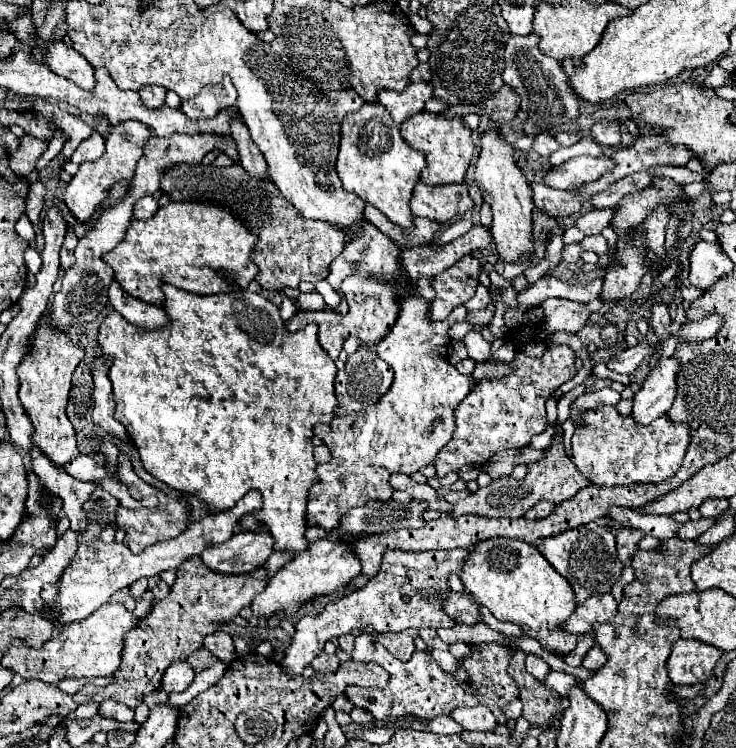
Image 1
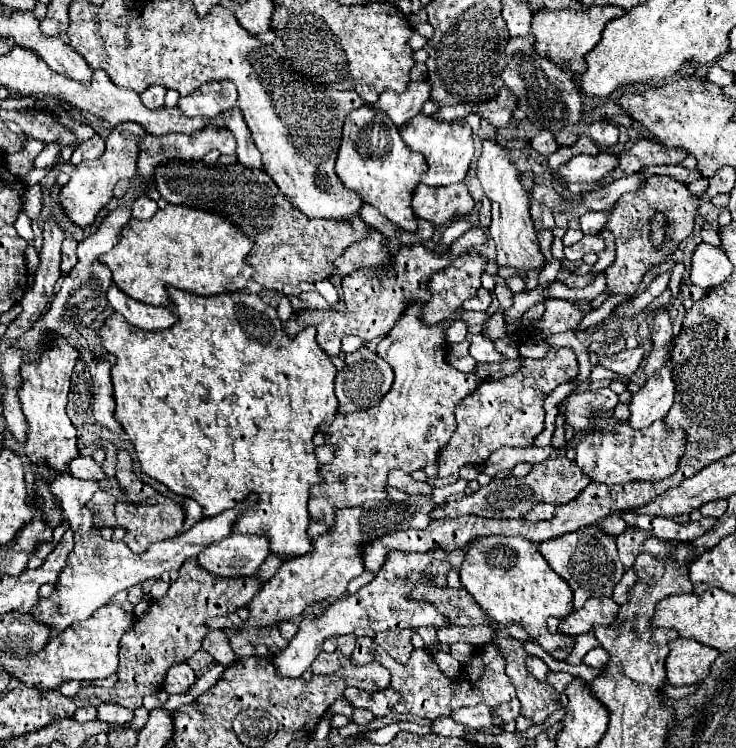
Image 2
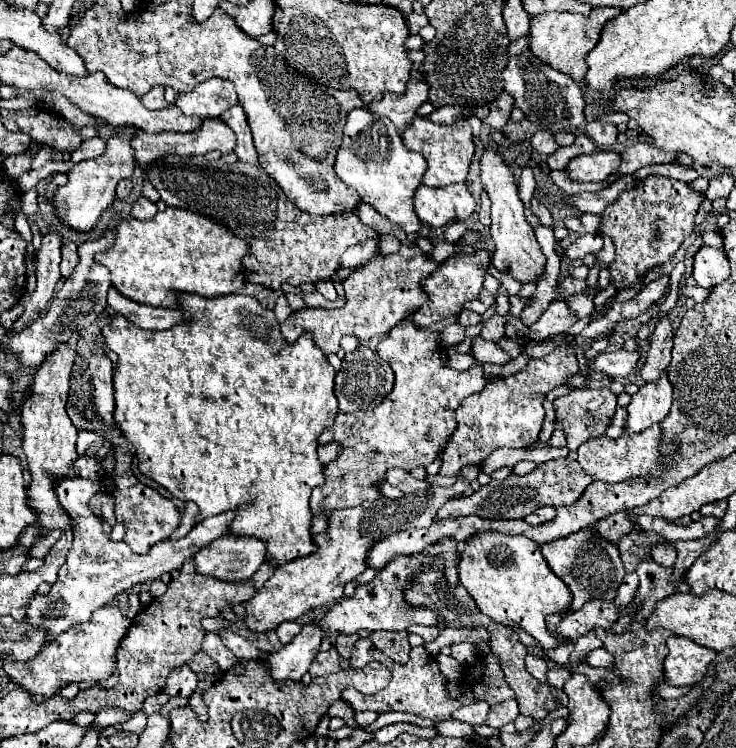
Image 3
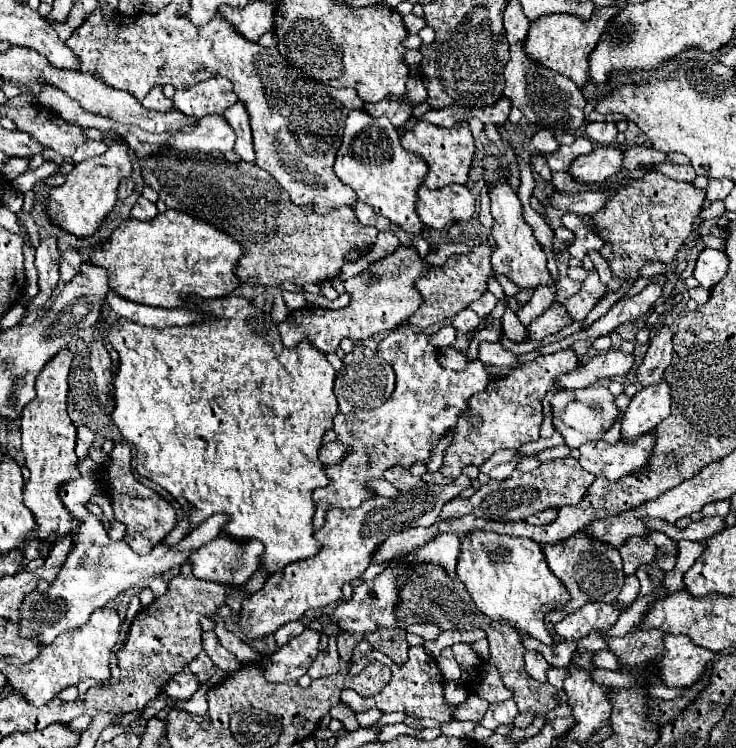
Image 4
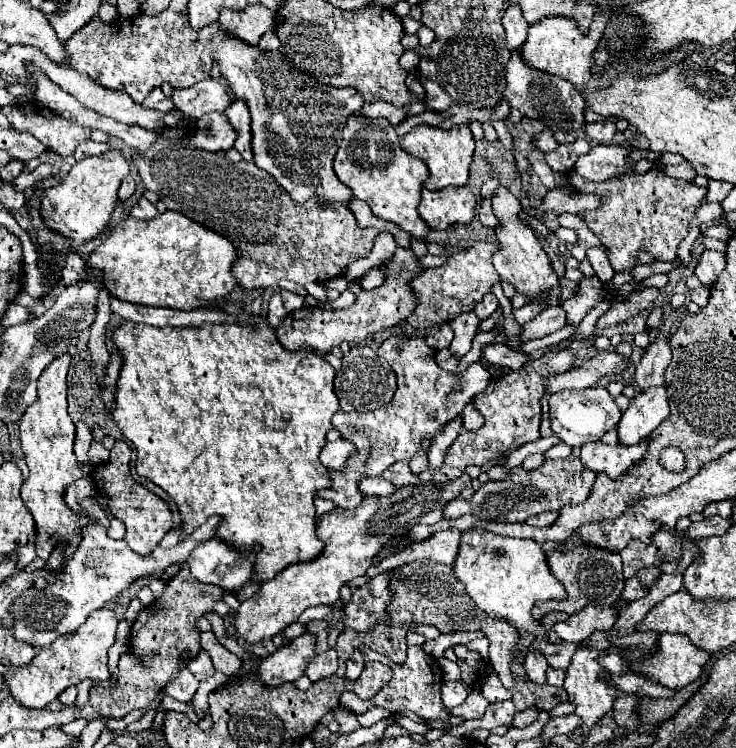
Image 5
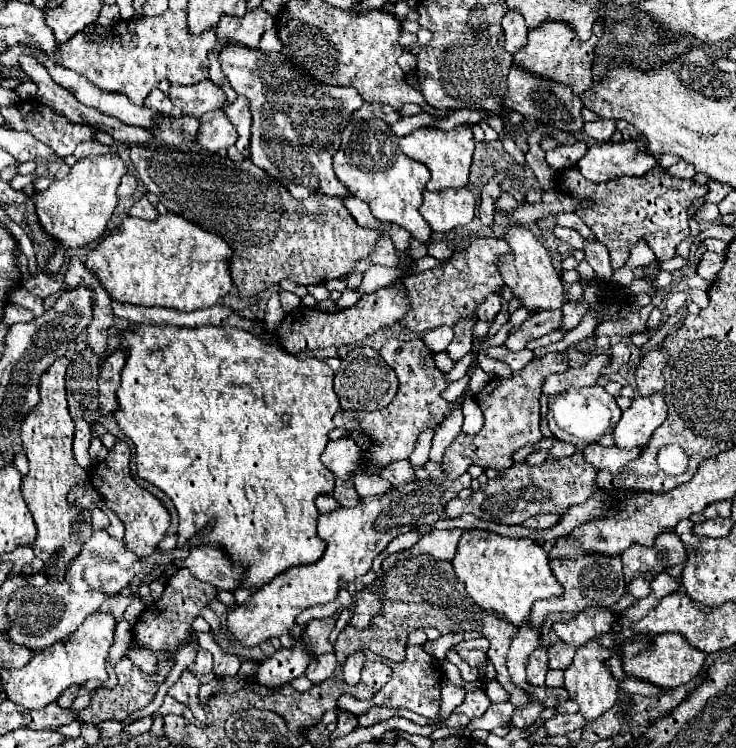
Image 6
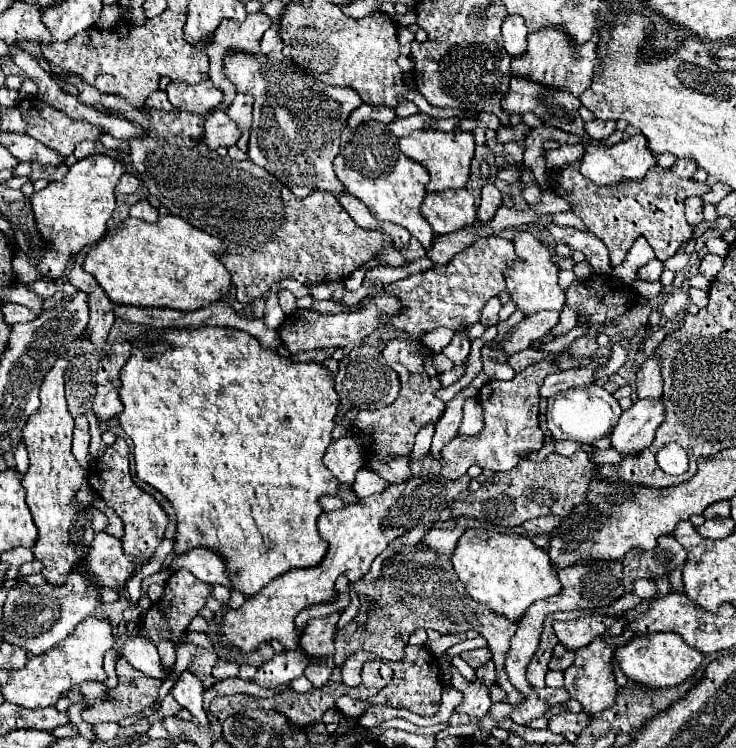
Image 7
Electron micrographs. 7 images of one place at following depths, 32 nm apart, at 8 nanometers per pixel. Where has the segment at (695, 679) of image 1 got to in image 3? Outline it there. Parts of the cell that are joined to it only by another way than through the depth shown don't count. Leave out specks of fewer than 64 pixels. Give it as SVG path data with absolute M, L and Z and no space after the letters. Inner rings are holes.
M670 636L666 640L668 656L664 658L664 682L668 686L694 686L700 682L716 652L702 648L684 636Z

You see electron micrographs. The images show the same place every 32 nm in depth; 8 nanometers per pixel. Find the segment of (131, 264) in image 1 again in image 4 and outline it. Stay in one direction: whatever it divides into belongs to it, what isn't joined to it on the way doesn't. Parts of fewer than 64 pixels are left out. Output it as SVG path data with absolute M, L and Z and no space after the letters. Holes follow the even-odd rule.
M166 210L142 222L122 220L110 238L92 254L92 262L108 270L108 286L122 298L146 306L188 308L190 298L224 298L240 286L234 268L242 256L242 246L222 230L194 220L192 216Z

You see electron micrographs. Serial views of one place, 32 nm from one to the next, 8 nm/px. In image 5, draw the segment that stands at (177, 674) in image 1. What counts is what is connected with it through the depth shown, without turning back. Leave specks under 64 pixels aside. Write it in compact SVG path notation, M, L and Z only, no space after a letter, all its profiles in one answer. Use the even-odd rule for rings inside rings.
M184 668L180 672L180 676L166 686L166 694L180 700L180 702L192 702L194 694L198 690L198 684L200 682L196 680L196 676L188 668Z

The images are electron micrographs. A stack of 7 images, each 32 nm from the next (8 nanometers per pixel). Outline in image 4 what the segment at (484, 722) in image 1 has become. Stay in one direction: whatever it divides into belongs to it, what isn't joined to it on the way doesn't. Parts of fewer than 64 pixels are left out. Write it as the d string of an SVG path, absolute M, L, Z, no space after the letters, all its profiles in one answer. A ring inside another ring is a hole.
M470 694L464 704L460 704L460 706L454 708L454 714L452 716L456 720L480 722L484 718L484 714L486 714L486 708L488 708L488 702L486 700L478 698L478 694Z

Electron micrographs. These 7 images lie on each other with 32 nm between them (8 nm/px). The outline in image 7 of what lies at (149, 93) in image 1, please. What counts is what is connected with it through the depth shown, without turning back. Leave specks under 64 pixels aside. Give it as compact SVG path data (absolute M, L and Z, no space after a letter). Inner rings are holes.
M158 90L158 92L154 92L148 100L146 100L146 106L148 108L162 108L162 110L174 110L172 108L172 104L168 102L168 98L166 98L166 92L162 92L162 90Z

